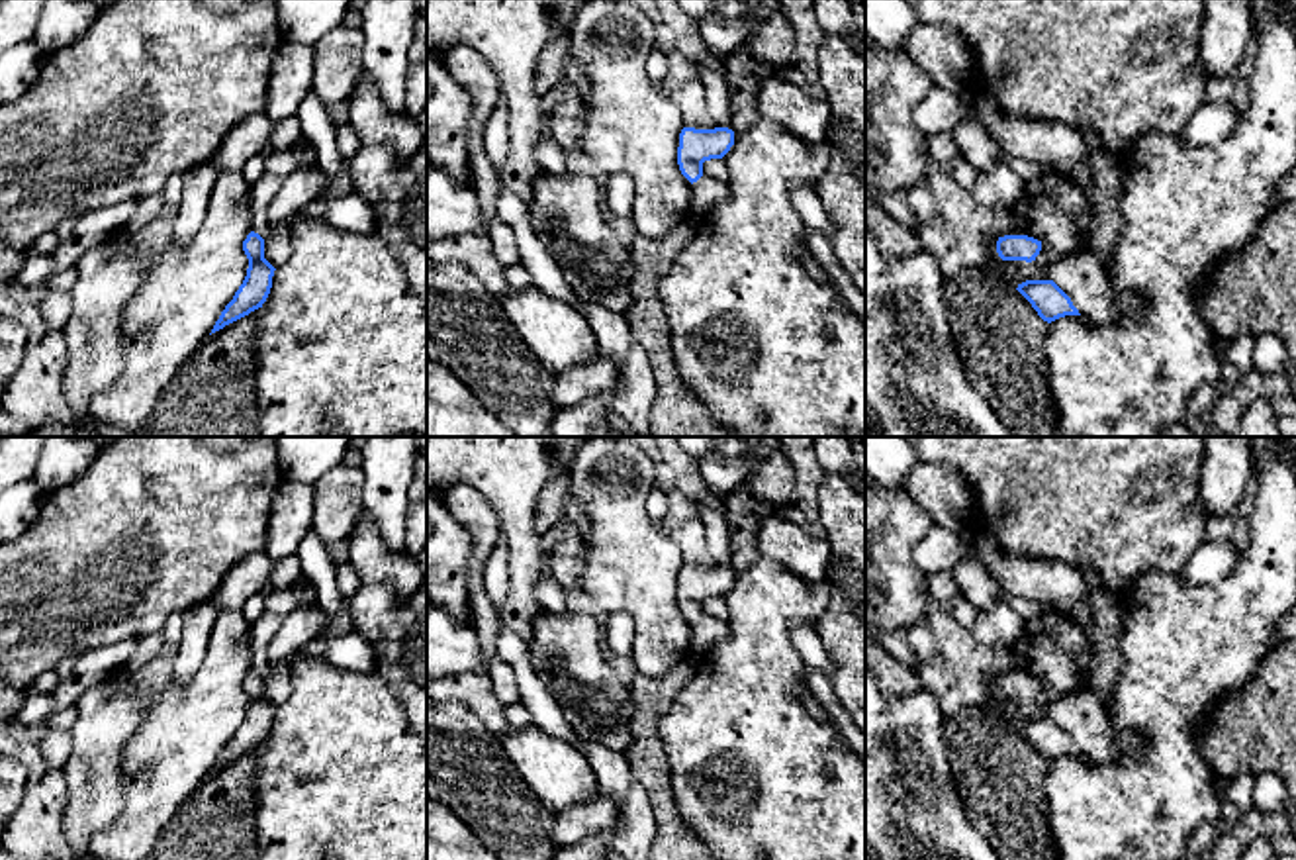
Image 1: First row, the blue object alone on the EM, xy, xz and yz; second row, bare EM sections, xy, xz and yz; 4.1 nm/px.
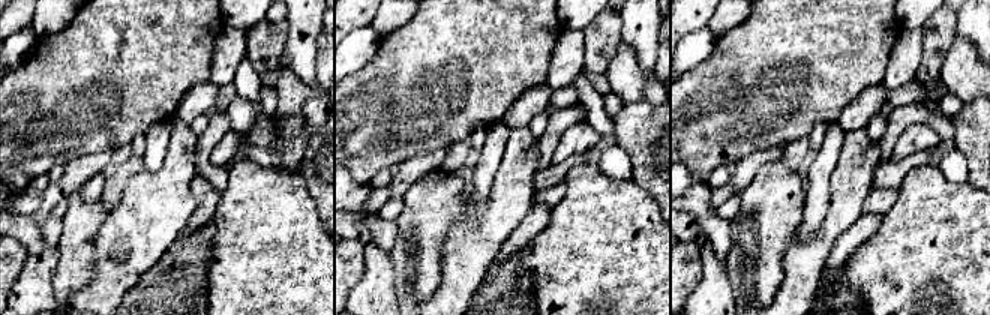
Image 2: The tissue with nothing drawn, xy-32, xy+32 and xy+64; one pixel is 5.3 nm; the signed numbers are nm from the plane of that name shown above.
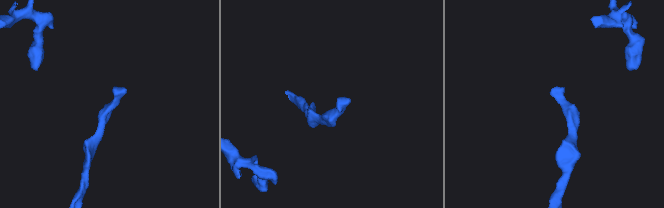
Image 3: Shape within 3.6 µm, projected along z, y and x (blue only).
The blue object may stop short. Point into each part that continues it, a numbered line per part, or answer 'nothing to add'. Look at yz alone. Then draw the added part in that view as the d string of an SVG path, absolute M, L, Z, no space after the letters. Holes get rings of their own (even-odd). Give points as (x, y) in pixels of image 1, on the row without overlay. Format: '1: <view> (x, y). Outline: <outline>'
nothing to add

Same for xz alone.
1: xz (707, 631). Outline: M703 613L691 623L691 635L691 654L703 658L713 645L728 635L728 623Z

